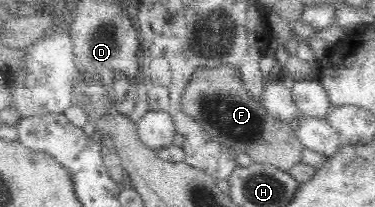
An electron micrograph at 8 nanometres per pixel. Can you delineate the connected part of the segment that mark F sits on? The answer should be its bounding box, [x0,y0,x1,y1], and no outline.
[181,65,303,171]

